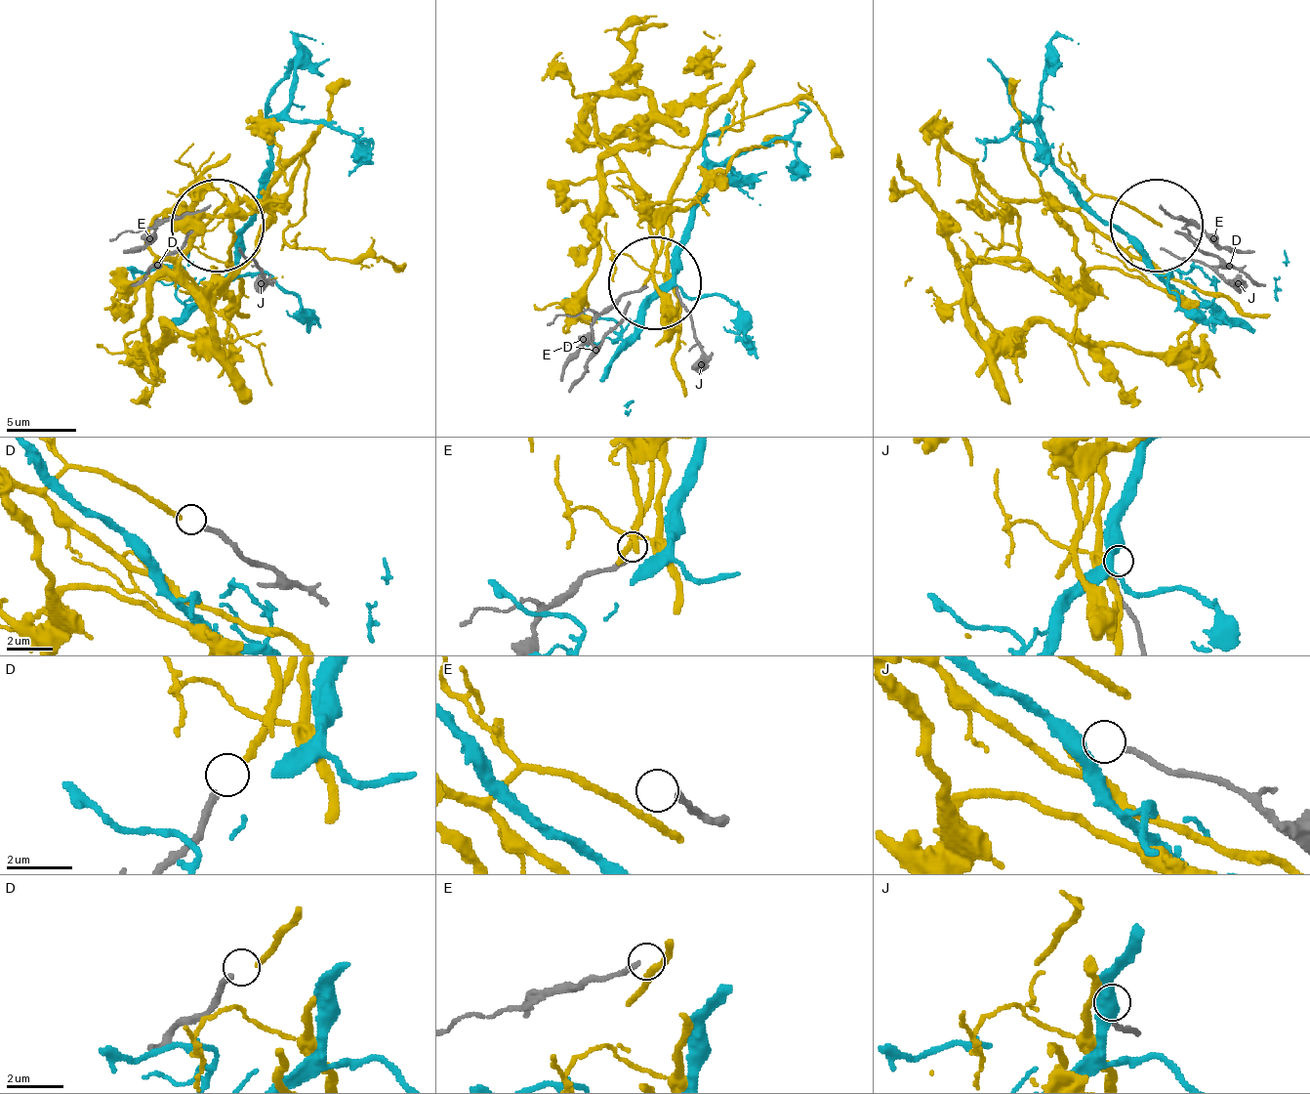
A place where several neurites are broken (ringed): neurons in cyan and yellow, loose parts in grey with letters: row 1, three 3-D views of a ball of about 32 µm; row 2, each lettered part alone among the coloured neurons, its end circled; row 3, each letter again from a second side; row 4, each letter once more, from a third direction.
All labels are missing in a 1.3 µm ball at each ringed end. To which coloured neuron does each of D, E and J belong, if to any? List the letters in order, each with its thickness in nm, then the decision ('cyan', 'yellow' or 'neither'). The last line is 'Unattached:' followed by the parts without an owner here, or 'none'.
D: 240 nm | yellow
E: 190 nm | neither
J: 170 nm | cyan
Unattached: E

